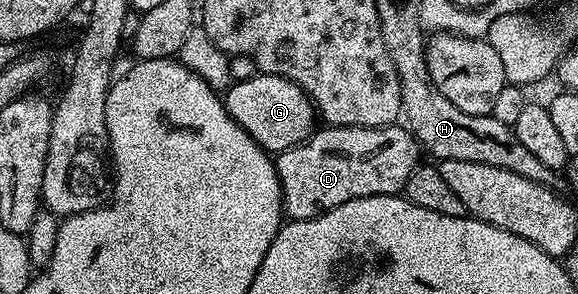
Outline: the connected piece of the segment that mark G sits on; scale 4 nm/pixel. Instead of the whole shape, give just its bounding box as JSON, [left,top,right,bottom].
[225,72,317,152]

